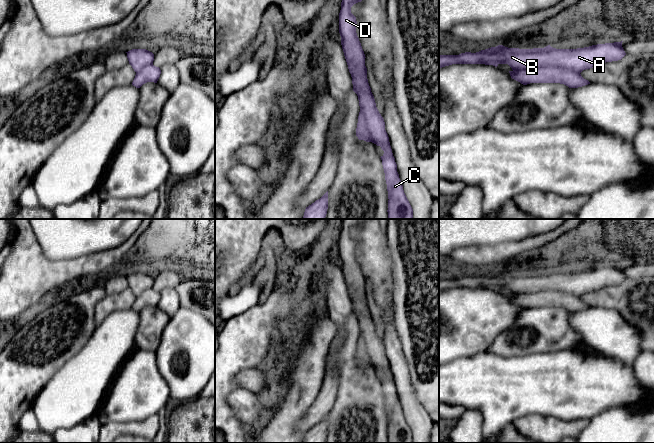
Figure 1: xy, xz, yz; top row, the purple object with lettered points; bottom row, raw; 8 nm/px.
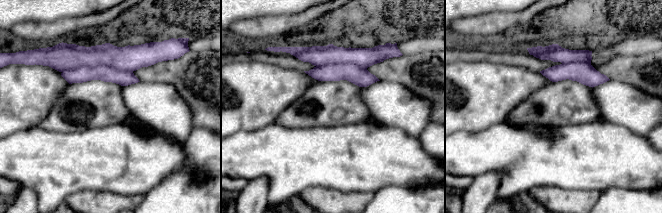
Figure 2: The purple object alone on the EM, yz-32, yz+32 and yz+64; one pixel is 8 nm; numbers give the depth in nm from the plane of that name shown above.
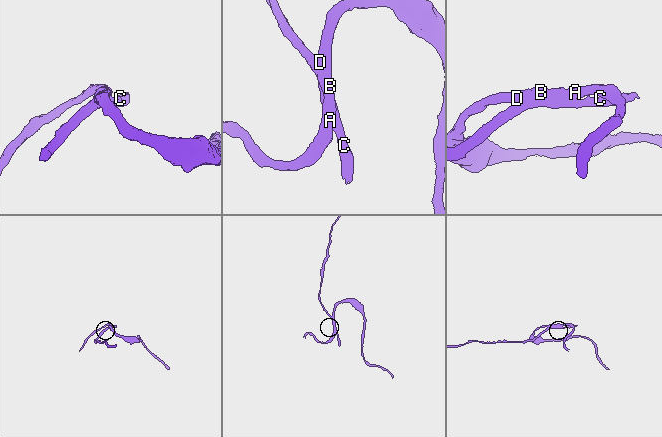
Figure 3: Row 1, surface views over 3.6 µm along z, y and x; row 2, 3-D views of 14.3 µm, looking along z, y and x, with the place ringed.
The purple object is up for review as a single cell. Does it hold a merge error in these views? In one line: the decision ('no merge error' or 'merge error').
no merge error

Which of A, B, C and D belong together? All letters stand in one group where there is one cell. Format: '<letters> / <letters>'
A B C D

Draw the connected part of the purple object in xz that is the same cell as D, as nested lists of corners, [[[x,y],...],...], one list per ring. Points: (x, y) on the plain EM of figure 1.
[[[343,219],[341,234],[339,237],[339,257],[341,260],[341,269],[352,301],[353,315],[358,320],[360,330],[356,360],[359,364],[372,366],[377,370],[380,370],[384,375],[384,378],[380,382],[382,384],[388,415],[388,443],[413,443],[413,433],[404,417],[403,409],[397,396],[397,388],[392,377],[388,358],[385,354],[385,346],[376,331],[375,323],[368,307],[367,292],[365,290],[366,281],[356,257],[356,241],[351,237],[351,231],[354,228],[361,226],[364,221],[365,219]]]

